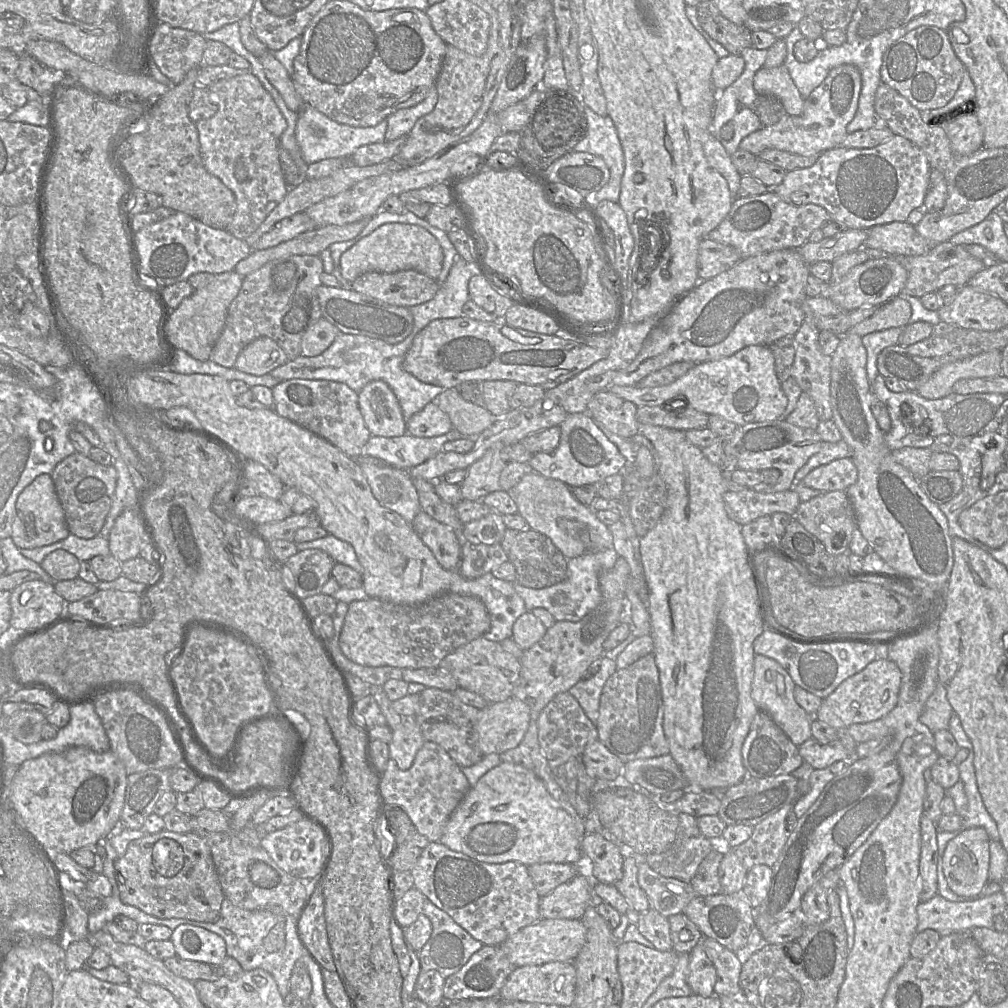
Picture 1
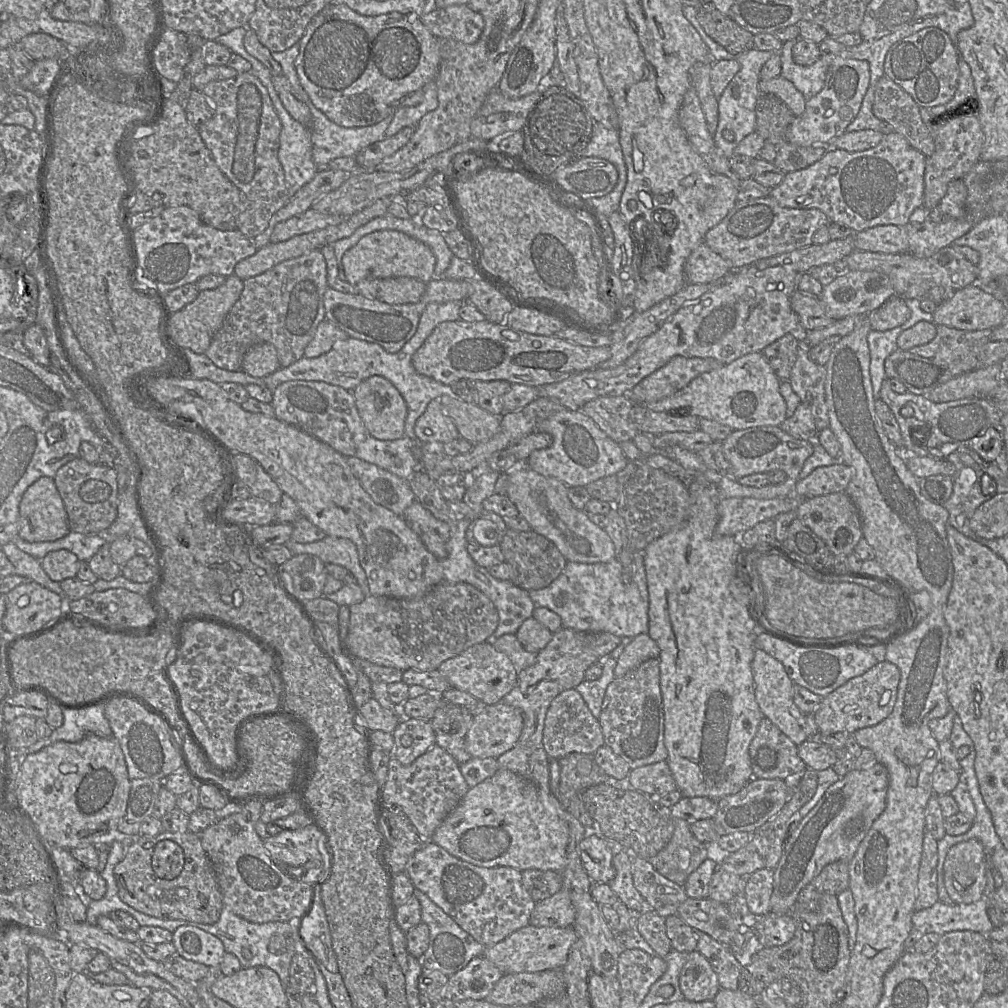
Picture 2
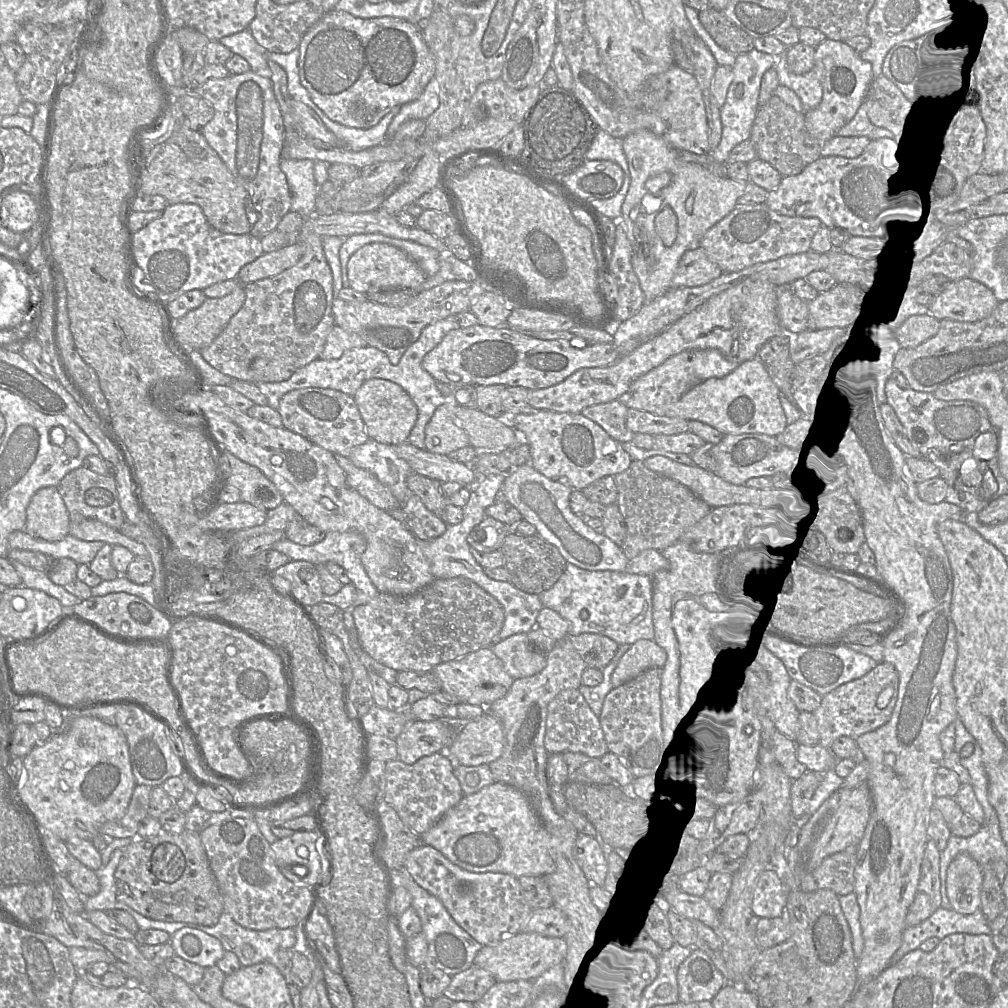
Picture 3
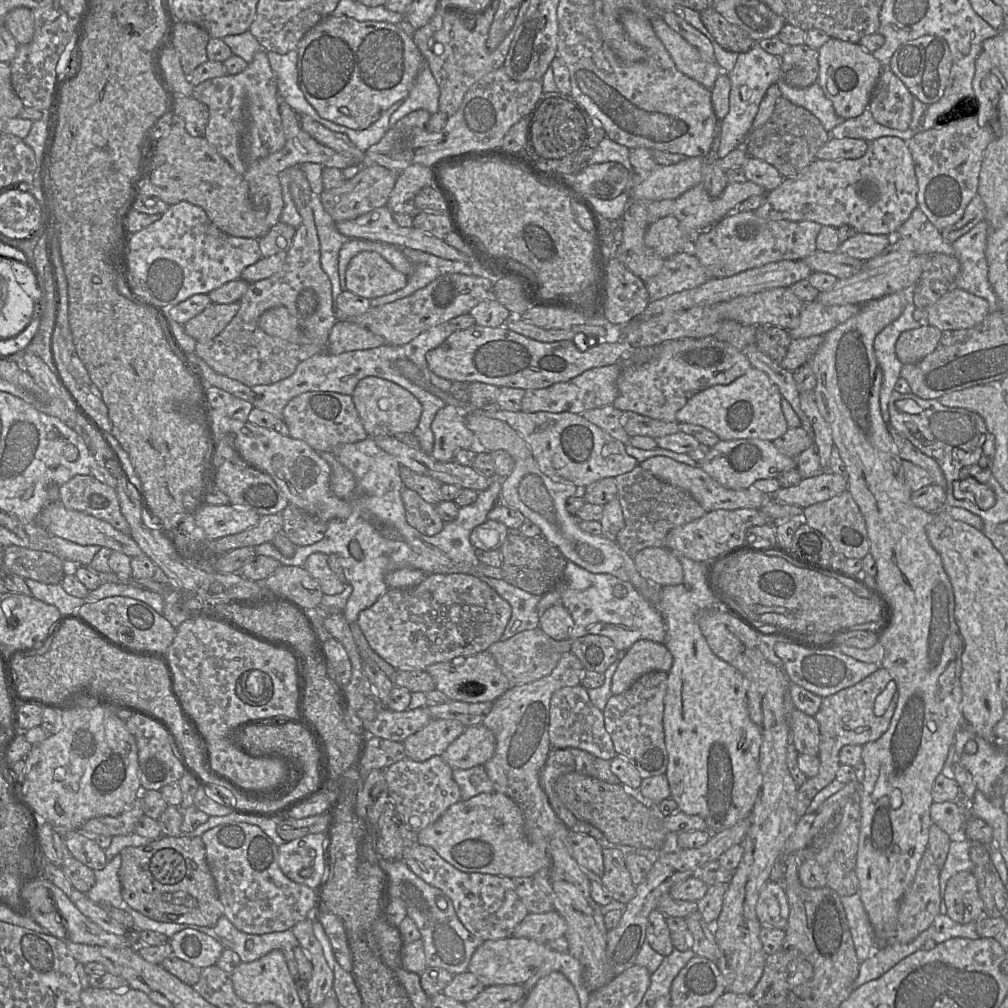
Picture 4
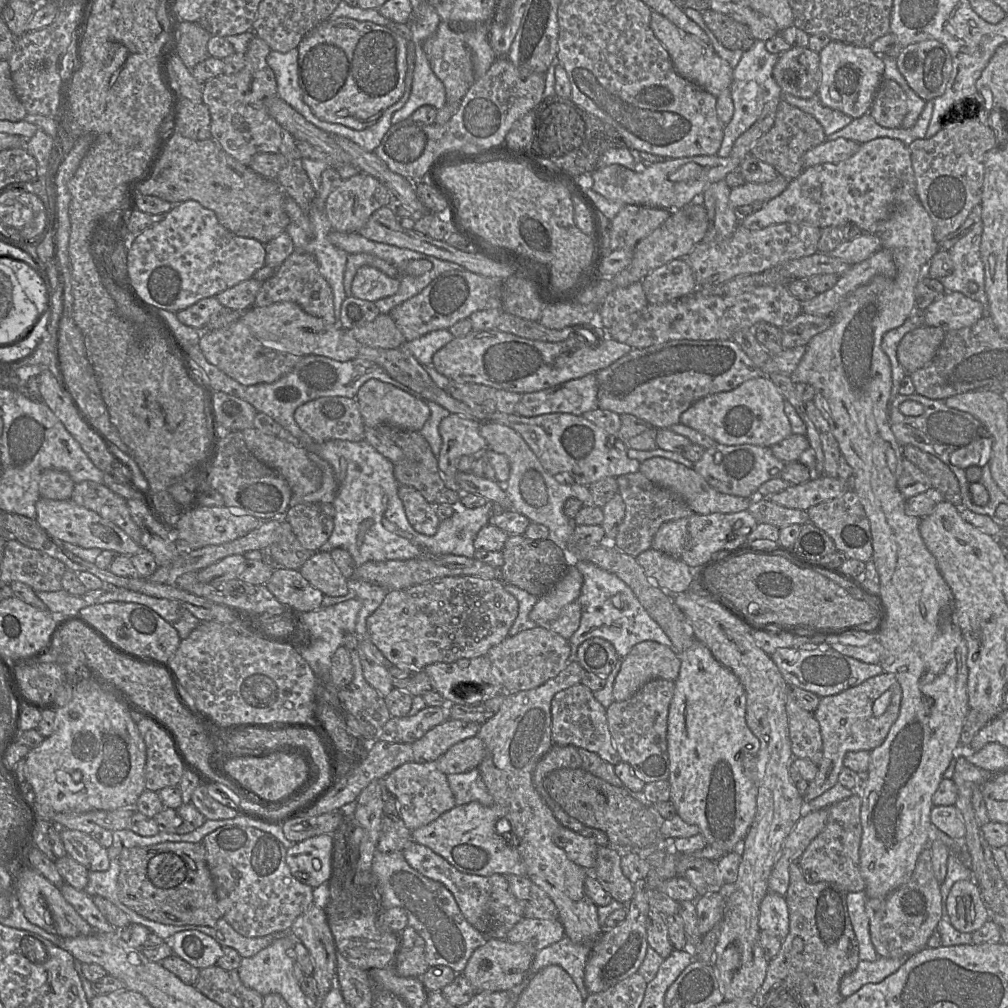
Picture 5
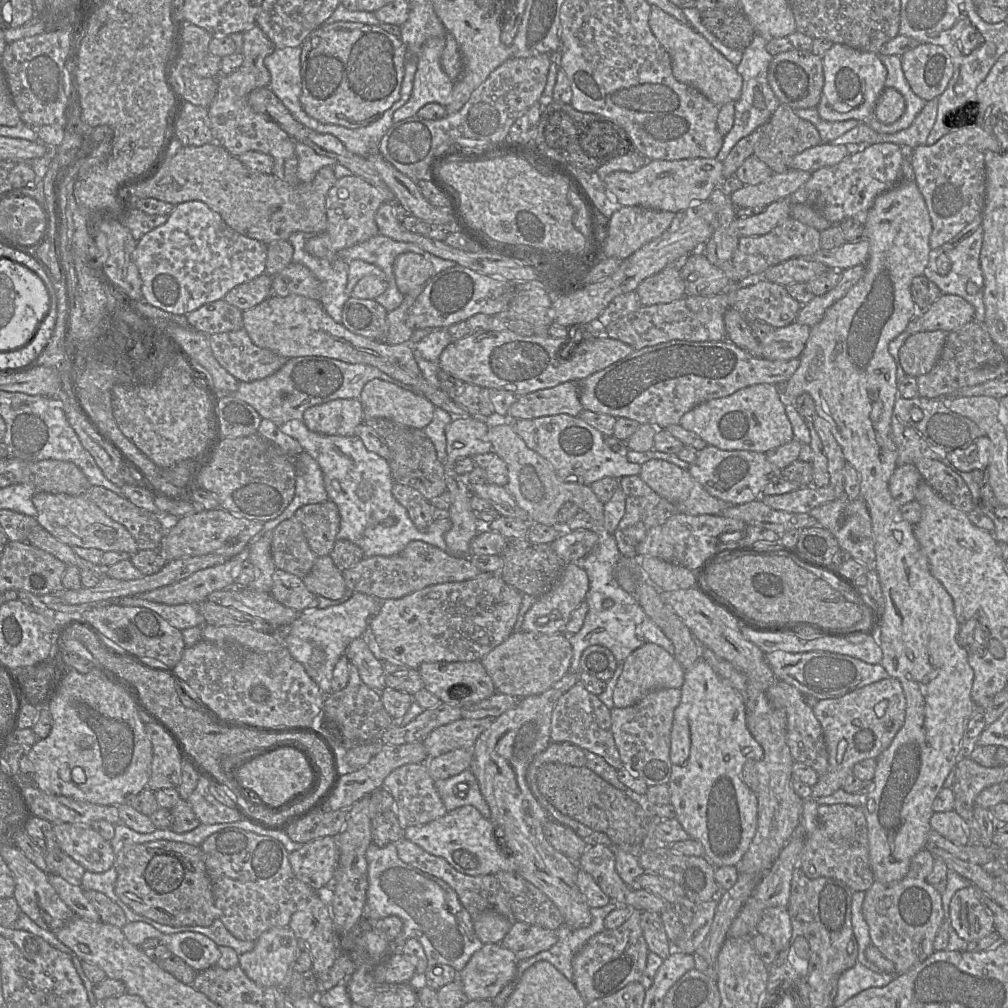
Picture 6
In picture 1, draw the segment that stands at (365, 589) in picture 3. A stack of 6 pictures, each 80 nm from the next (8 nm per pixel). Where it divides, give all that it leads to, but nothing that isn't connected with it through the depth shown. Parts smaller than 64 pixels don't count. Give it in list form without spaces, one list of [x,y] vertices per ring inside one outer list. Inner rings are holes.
[[[328,534],[324,538],[310,542],[297,543],[297,550],[319,549],[327,553],[335,563],[351,567],[363,577],[363,567],[357,559],[356,552],[351,544]]]

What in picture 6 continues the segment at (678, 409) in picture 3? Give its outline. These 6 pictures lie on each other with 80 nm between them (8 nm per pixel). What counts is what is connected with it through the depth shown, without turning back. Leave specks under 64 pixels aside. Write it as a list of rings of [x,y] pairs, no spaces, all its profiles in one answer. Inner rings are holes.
[[[756,384],[697,405],[681,417],[679,425],[721,450],[766,453],[794,439],[785,406],[786,401],[776,384]]]

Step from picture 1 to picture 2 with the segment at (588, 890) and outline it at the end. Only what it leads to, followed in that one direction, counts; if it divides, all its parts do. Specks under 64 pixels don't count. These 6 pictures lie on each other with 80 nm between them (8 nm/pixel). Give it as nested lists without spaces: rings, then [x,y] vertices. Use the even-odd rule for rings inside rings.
[[[561,888],[554,895],[535,904],[529,924],[536,927],[572,927],[575,922],[575,909],[569,893]]]

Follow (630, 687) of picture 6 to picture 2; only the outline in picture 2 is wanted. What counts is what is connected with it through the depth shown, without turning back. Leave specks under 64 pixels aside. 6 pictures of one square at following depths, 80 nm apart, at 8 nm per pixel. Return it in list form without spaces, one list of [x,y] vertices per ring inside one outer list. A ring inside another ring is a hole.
[[[647,633],[639,634],[633,638],[618,657],[614,676],[616,678],[622,677],[641,663],[652,658],[658,659],[659,654],[658,644]]]

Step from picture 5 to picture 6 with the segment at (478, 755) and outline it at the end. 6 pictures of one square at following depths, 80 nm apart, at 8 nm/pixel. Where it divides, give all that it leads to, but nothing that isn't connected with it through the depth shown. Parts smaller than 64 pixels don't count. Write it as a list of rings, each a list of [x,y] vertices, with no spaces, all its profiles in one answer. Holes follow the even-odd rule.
[[[455,749],[428,759],[428,773],[434,781],[446,779],[469,769],[471,761],[472,749]]]

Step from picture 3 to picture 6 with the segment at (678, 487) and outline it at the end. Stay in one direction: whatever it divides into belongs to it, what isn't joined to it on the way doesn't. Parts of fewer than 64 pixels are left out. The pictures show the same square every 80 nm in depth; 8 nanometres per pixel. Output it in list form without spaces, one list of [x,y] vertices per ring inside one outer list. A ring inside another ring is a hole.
[[[639,475],[624,476],[619,479],[625,494],[626,509],[614,533],[618,549],[623,556],[639,557],[637,546],[646,537],[651,528],[662,524],[679,513],[677,507],[650,488]]]

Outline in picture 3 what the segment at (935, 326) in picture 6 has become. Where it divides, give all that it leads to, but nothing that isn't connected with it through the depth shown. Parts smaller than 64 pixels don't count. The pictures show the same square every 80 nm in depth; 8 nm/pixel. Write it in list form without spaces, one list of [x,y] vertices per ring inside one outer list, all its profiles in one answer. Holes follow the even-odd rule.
[[[970,277],[945,283],[946,290],[931,305],[930,315],[939,322],[980,322],[998,307],[992,293]]]

